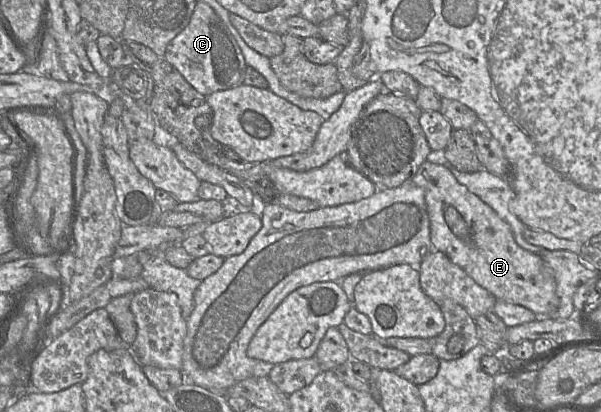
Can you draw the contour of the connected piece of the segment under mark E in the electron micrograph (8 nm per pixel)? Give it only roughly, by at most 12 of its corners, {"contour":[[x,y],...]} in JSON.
{"contour":[[426,160],[433,247],[496,299],[553,317],[552,270],[507,222]]}

